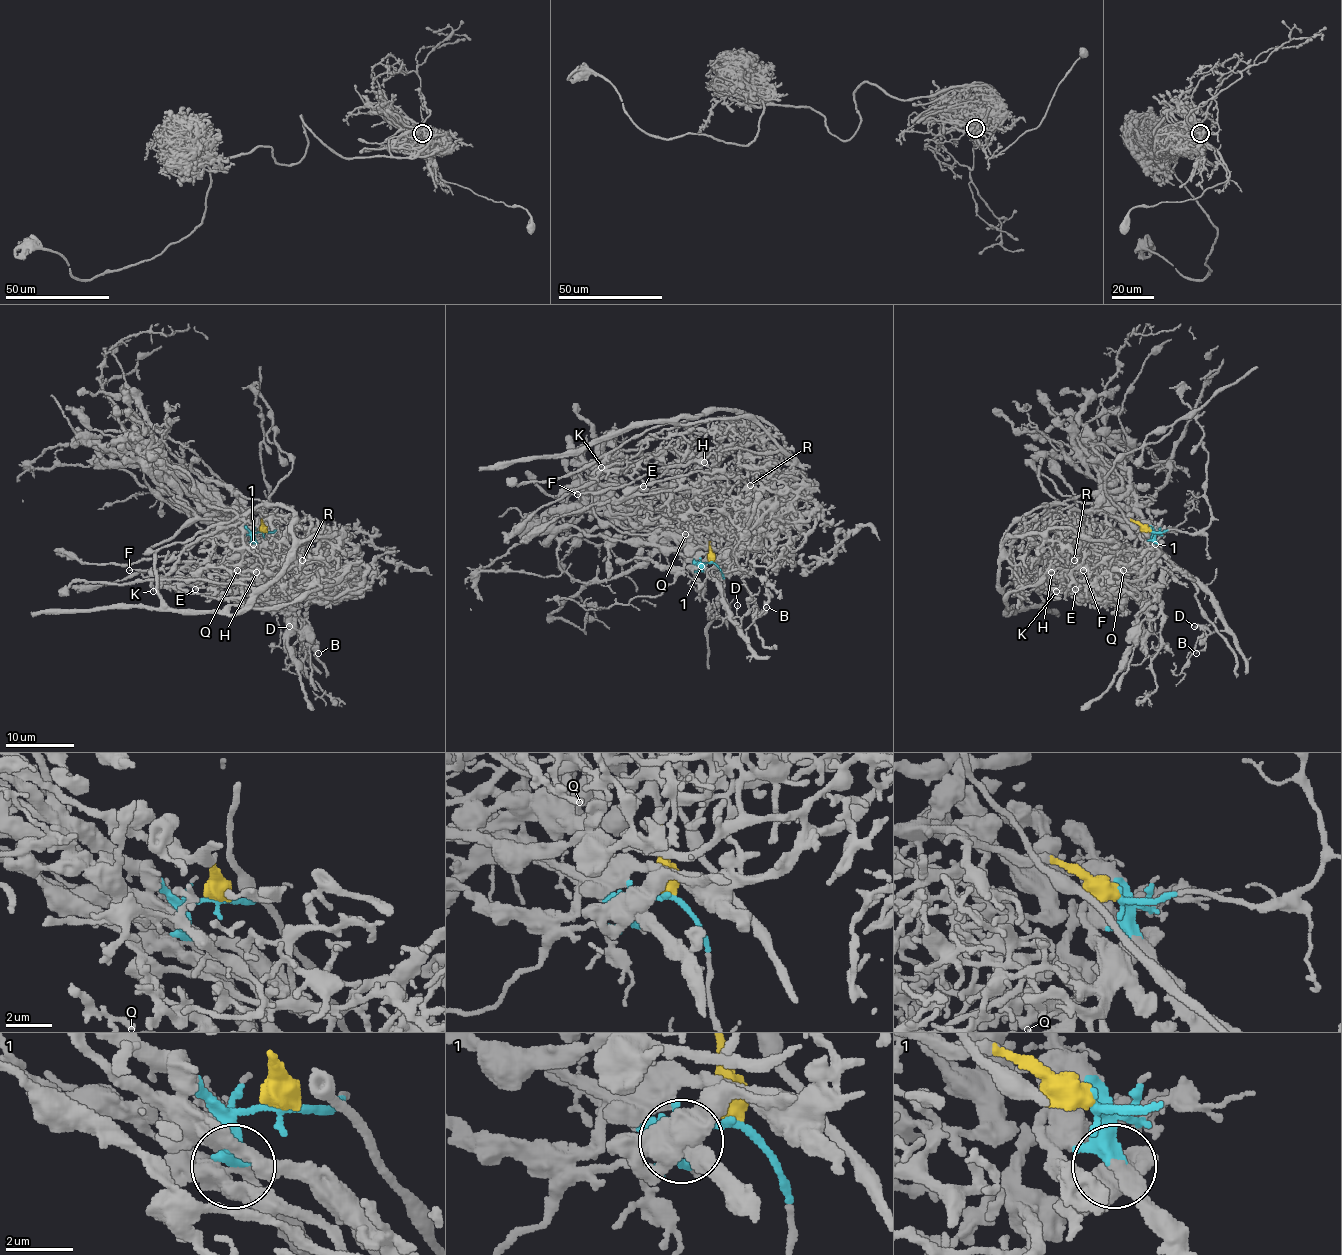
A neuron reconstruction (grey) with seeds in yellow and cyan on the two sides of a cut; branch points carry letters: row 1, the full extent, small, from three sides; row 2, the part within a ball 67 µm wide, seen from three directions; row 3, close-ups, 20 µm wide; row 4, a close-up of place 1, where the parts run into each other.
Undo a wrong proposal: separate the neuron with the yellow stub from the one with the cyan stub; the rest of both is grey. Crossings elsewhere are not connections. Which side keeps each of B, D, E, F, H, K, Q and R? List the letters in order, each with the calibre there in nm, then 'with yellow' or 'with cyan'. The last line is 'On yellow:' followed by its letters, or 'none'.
B: 120 nm | with cyan
D: 120 nm | with cyan
E: 160 nm | with yellow
F: 100 nm | with yellow
H: 340 nm | with yellow
K: 160 nm | with yellow
Q: 240 nm | with yellow
R: 200 nm | with yellow
On yellow: E, F, H, K, Q, R

